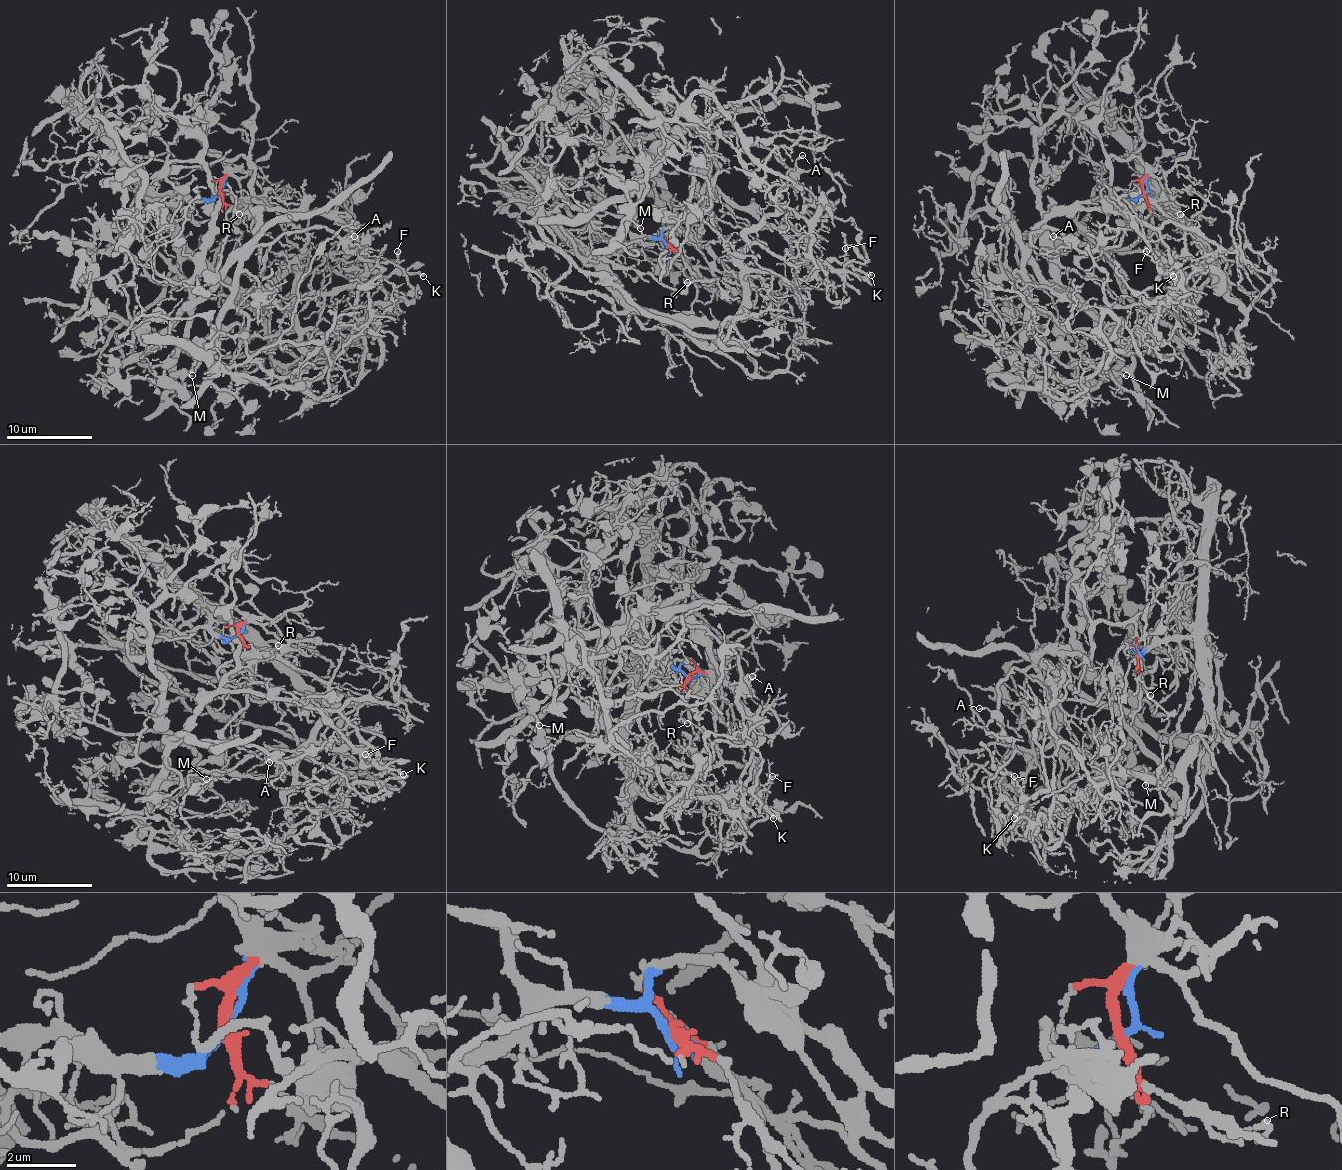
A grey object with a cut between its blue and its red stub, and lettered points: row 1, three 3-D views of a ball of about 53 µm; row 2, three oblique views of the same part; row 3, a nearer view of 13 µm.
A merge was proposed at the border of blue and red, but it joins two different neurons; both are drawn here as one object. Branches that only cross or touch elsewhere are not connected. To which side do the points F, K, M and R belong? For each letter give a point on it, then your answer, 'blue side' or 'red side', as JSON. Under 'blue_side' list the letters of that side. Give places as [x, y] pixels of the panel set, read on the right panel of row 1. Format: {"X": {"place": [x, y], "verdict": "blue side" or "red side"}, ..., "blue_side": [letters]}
{"F": {"place": [1146, 251], "verdict": "blue side"}, "K": {"place": [1173, 276], "verdict": "blue side"}, "M": {"place": [1126, 375], "verdict": "red side"}, "R": {"place": [1180, 214], "verdict": "red side"}, "blue_side": ["F", "K"]}

